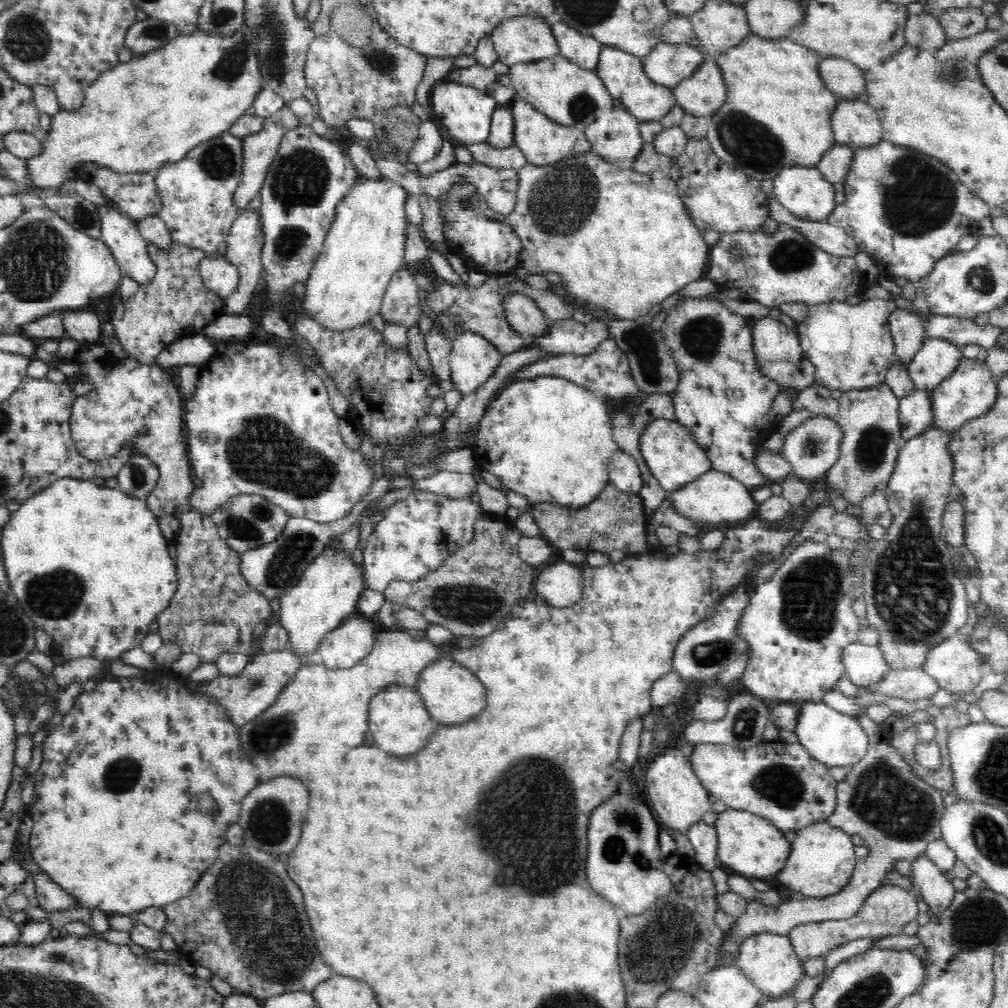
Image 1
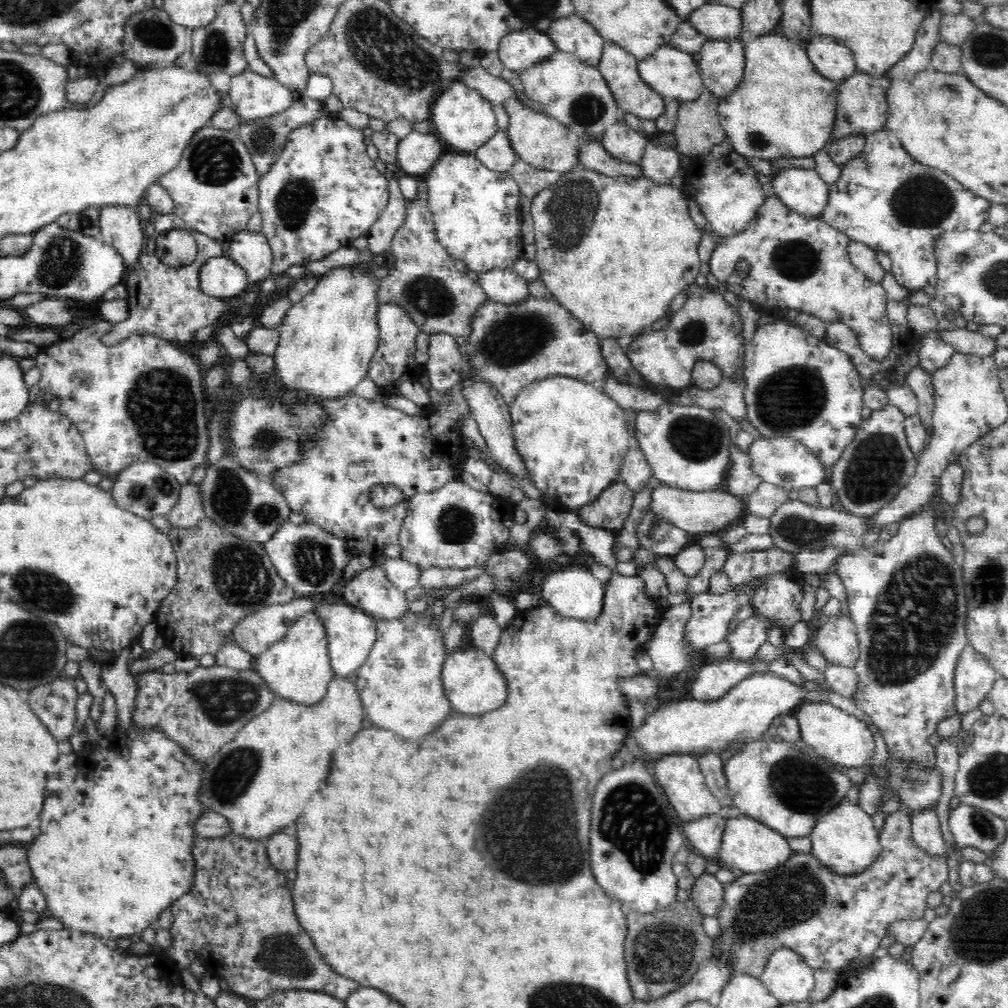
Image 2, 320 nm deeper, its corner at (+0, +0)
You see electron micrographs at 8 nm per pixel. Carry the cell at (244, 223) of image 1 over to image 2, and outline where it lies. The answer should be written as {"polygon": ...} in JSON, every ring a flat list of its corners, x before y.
{"polygon":[[238,232,229,243,229,258,244,269,250,284,273,277,272,251,262,233]]}

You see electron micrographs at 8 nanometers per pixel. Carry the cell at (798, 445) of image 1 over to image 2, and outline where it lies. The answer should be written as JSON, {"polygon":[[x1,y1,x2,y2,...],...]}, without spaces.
{"polygon":[[760,436,759,439,752,442,748,455,752,470,762,481,781,486,788,491,817,487,828,481,829,470,819,461,819,457,792,436,768,438]]}

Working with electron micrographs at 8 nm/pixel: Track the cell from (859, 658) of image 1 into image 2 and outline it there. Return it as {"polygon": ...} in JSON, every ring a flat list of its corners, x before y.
{"polygon":[[842,613,826,617,816,629,816,646,828,663,854,668,860,658,854,621]]}

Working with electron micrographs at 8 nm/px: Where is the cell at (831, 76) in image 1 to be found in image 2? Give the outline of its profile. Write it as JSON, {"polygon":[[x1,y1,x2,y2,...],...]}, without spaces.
{"polygon":[[813,35,806,49,812,66,831,81,839,83,857,71,852,50,830,36]]}

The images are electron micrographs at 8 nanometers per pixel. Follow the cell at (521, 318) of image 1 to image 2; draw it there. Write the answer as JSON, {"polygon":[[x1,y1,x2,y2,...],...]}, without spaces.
{"polygon":[[493,268,479,274,477,283,490,301,500,304,522,304,529,296,526,279,512,268]]}

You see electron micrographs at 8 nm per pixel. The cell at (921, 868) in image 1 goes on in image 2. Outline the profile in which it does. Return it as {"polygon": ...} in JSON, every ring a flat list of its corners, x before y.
{"polygon":[[924,809,911,817,914,842,922,851,934,857,944,857,947,854,942,821,933,809]]}

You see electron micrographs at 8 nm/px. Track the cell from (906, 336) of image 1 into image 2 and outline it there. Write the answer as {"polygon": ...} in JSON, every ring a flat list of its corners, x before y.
{"polygon":[[918,365,907,374,904,384,908,385,917,396,917,415,931,435,933,384,930,371]]}

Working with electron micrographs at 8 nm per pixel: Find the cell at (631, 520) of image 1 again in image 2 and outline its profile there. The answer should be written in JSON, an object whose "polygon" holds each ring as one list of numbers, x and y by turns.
{"polygon":[[617,481,605,488,594,502,576,511,578,518,589,527,608,529,614,533,624,526,632,508,635,492]]}

